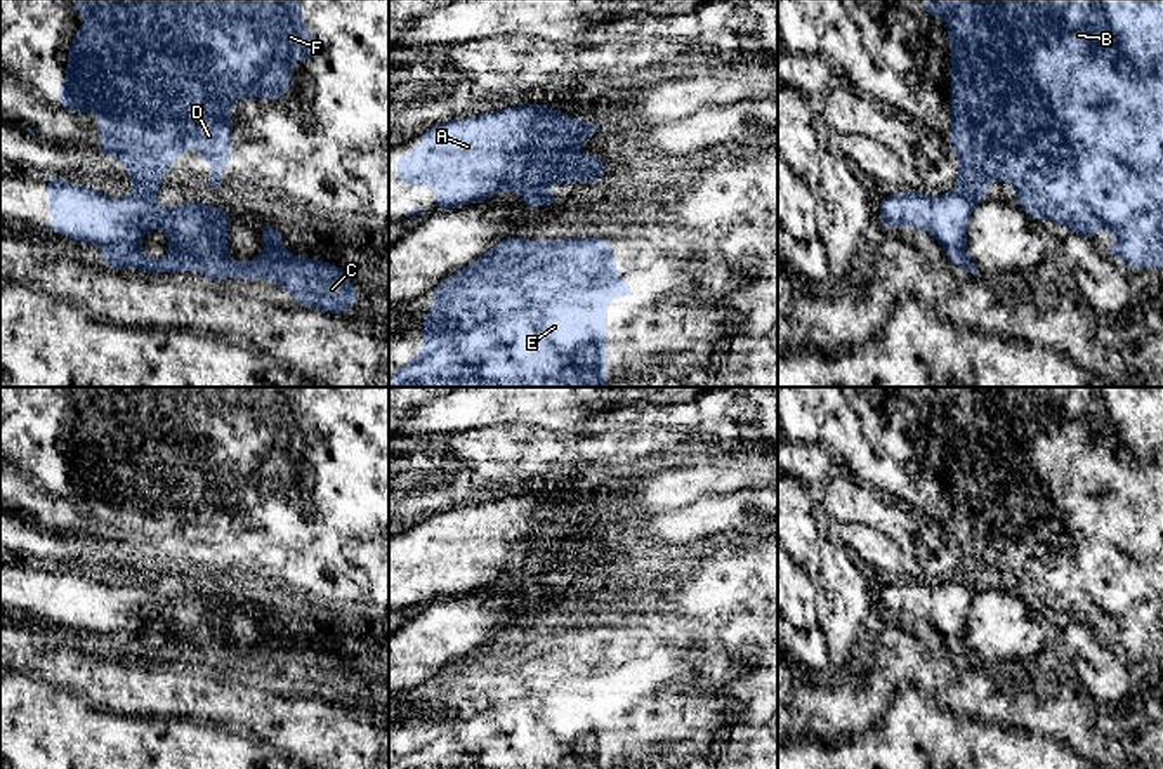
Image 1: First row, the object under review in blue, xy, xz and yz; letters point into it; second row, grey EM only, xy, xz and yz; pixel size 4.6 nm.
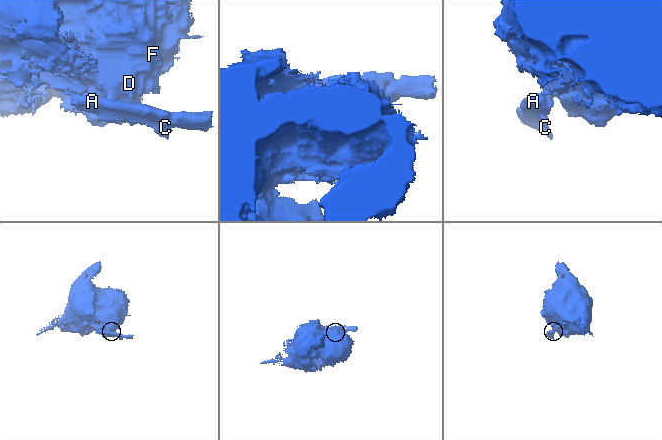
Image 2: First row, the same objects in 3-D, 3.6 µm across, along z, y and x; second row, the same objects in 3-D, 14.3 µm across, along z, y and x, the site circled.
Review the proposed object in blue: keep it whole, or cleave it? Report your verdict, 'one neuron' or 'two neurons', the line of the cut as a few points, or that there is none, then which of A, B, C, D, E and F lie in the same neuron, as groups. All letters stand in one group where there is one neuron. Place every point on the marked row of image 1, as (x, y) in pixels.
two neurons | xy (132, 193), (151, 200) | A C / B D E F

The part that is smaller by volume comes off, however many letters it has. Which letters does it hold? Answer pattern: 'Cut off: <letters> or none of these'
Cut off: A, C

